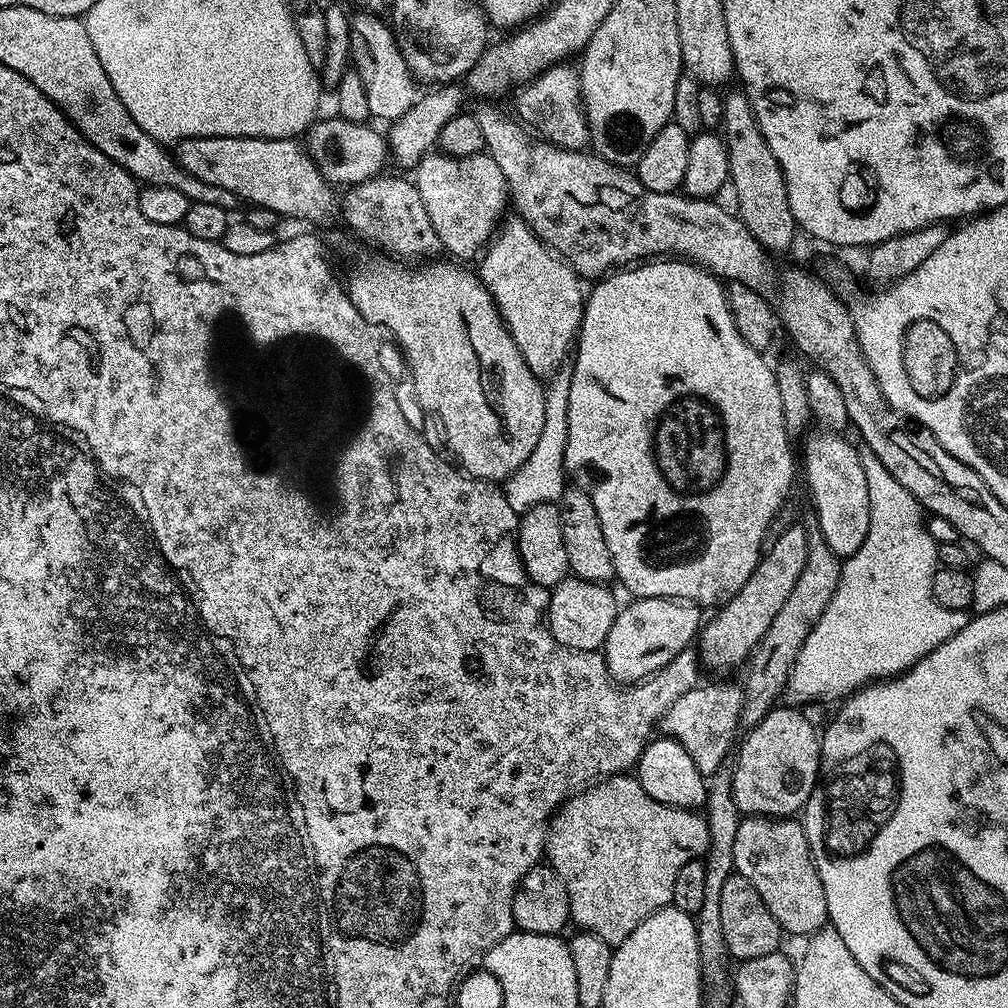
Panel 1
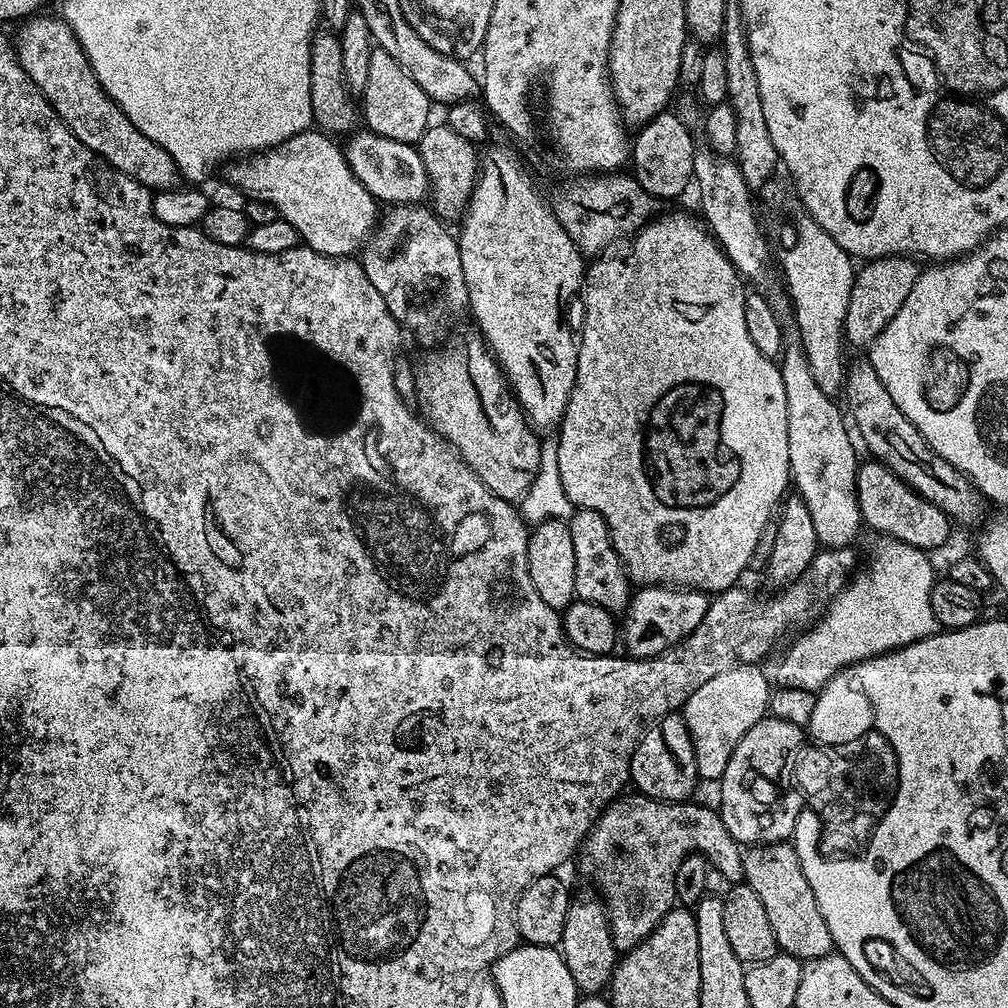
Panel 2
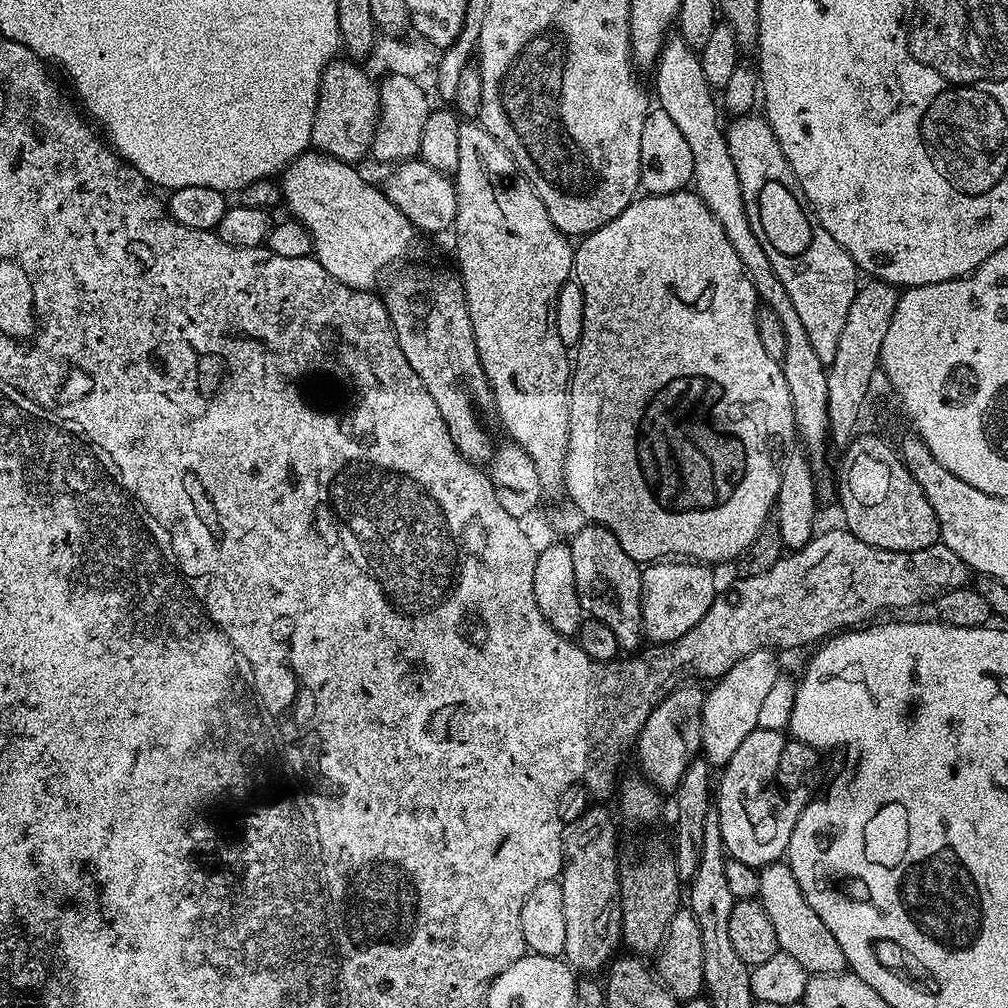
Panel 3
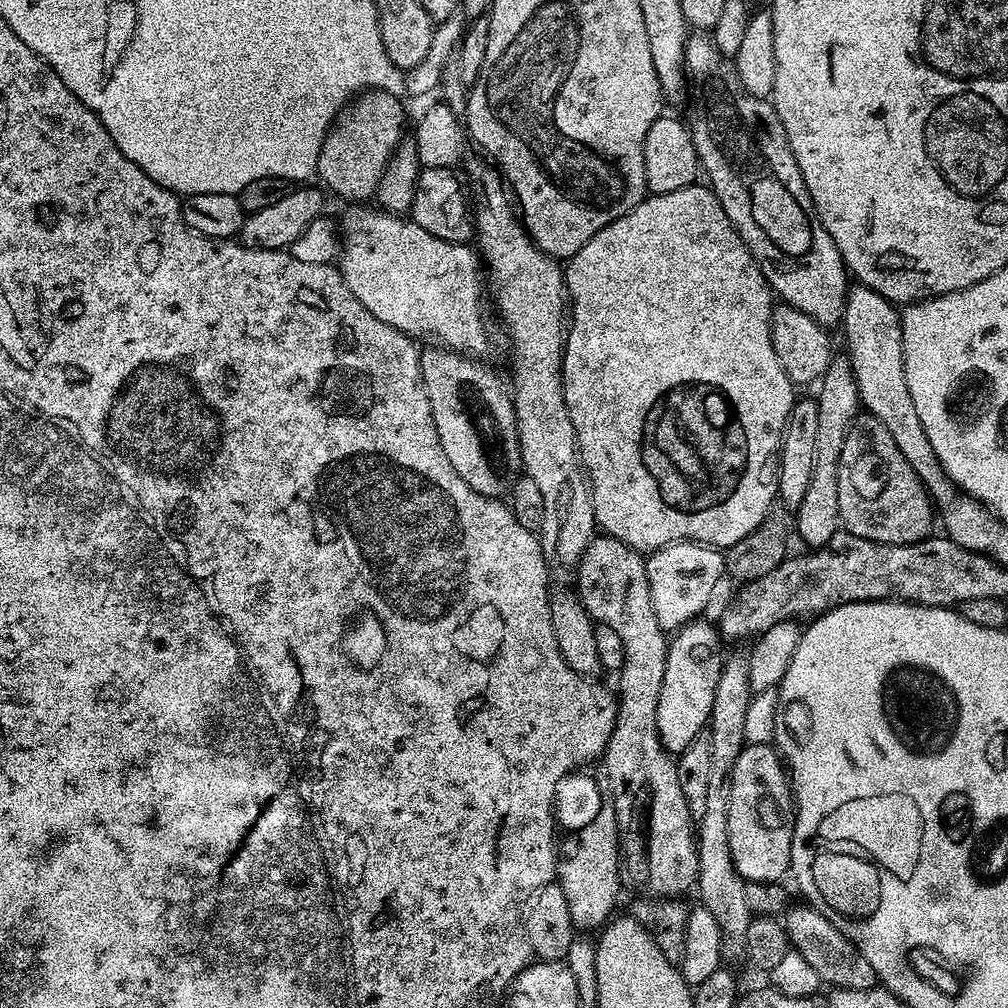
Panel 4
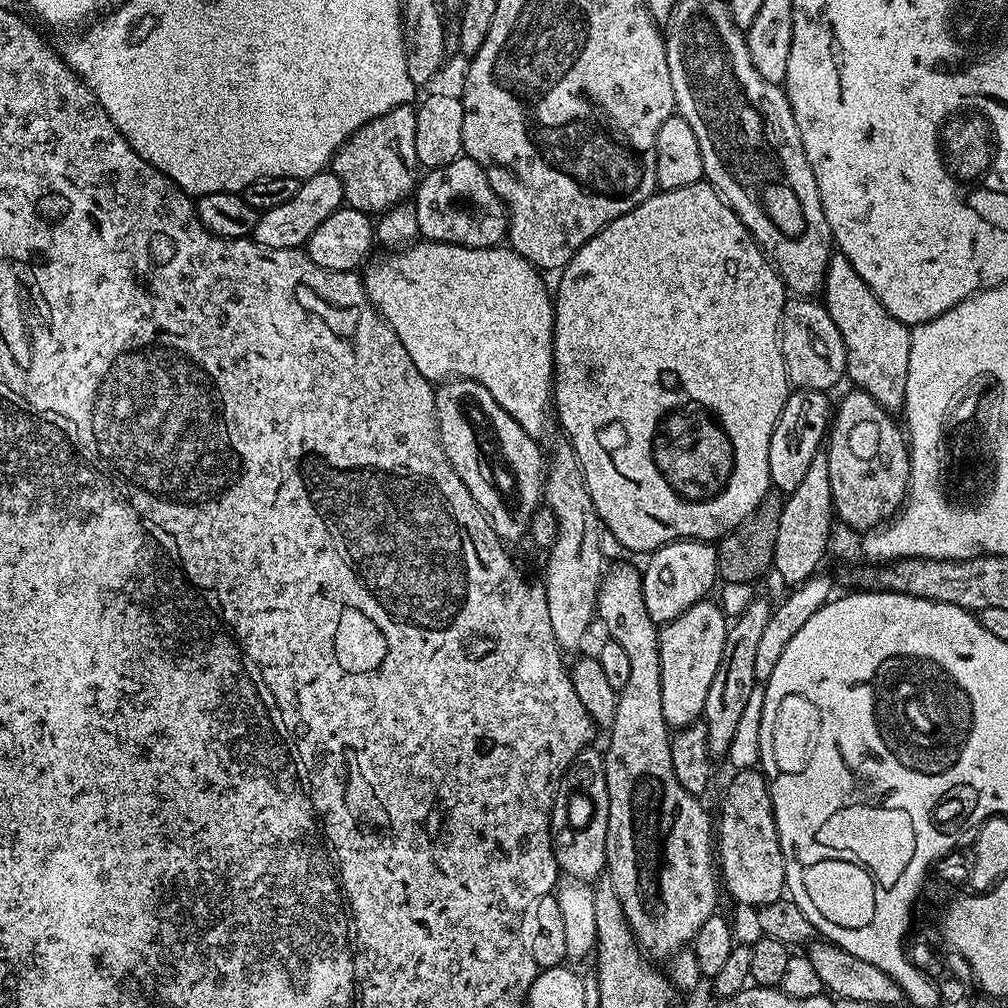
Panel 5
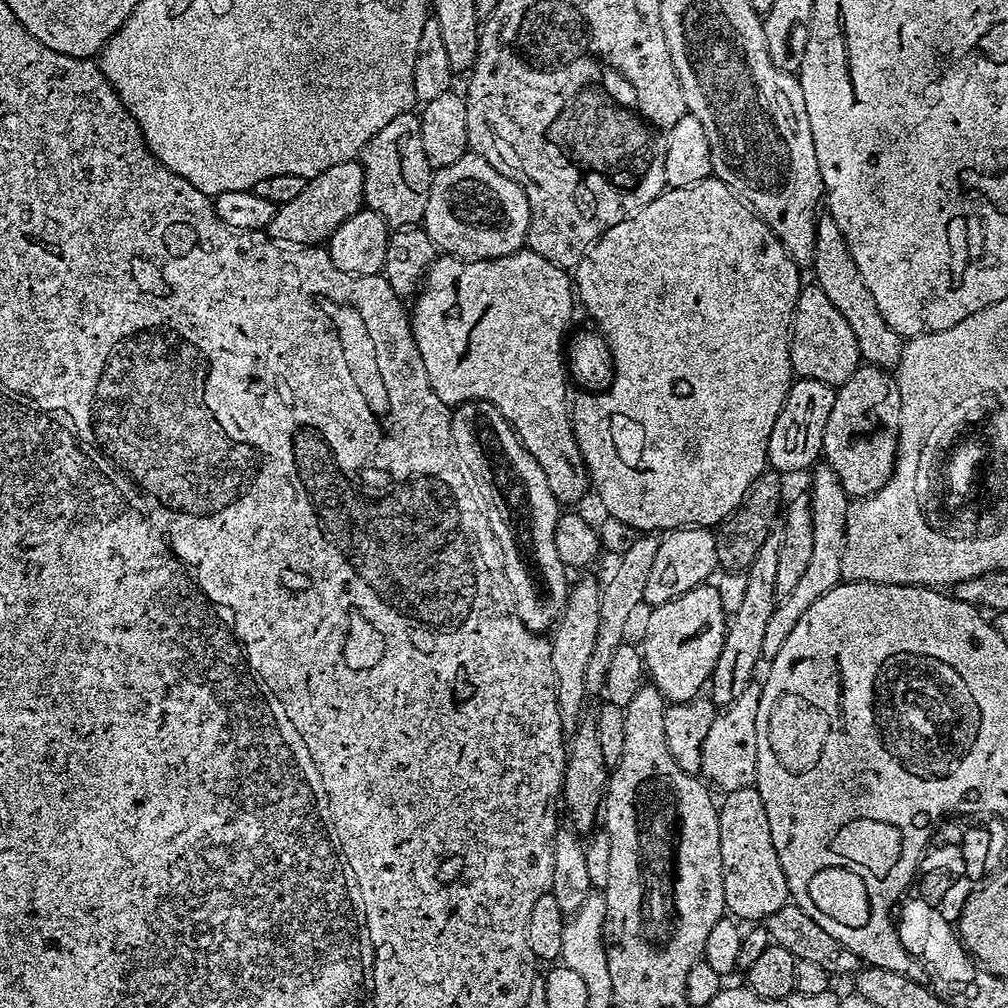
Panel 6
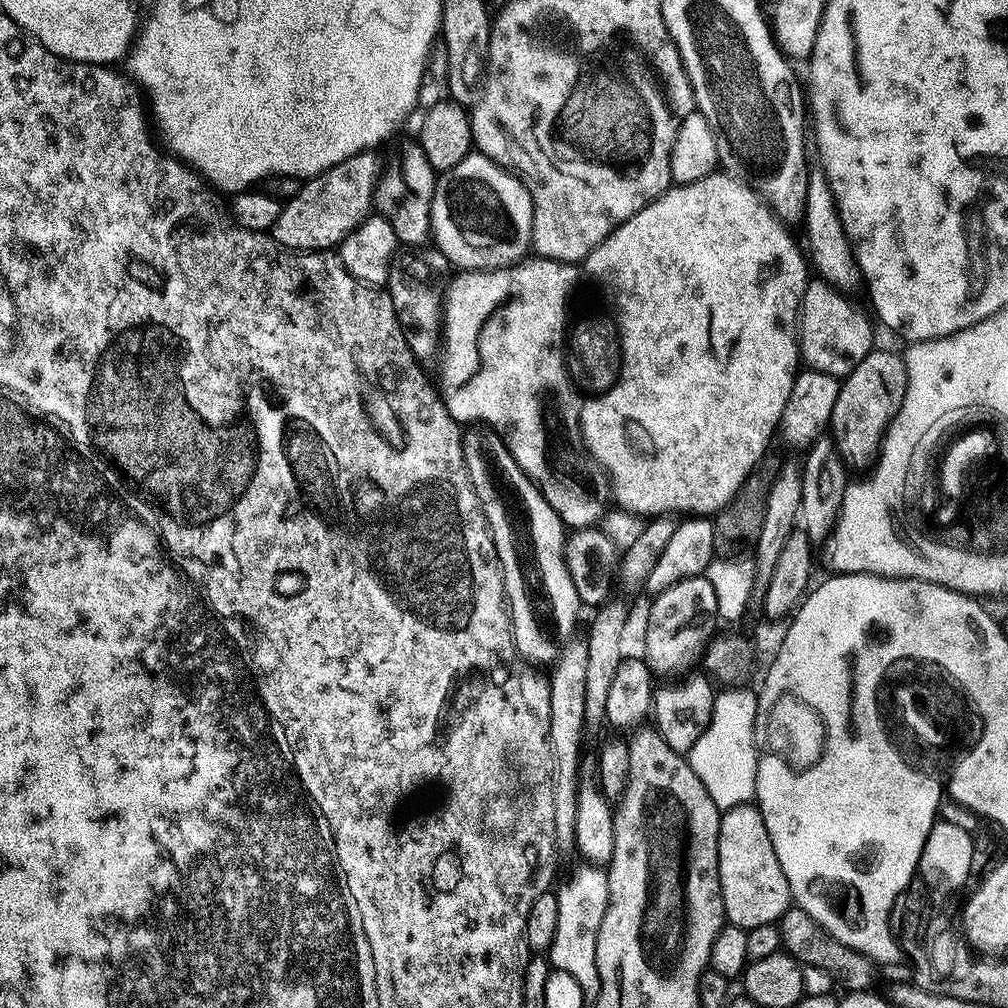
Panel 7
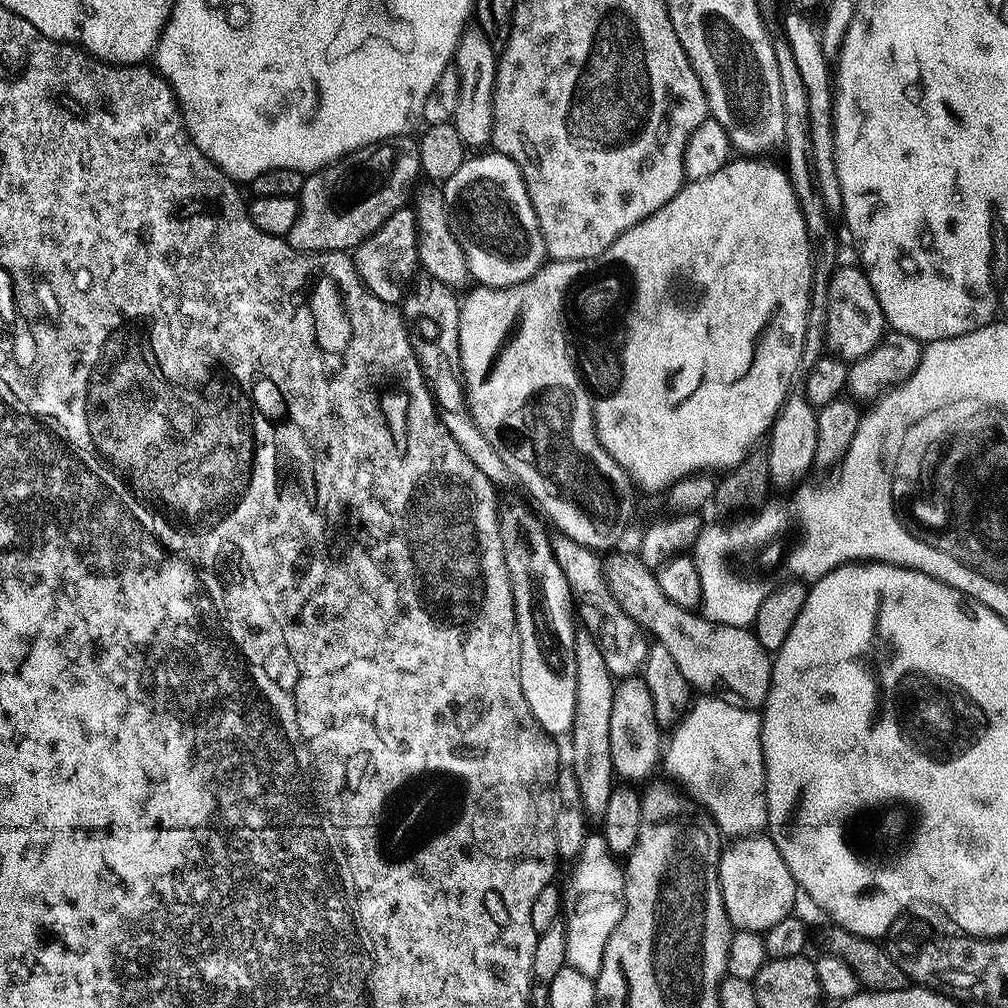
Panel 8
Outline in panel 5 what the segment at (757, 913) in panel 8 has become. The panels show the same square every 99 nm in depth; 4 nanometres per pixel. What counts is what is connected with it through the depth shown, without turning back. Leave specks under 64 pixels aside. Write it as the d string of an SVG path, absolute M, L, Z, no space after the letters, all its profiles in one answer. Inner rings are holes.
M742 768L724 792L724 805L718 816L718 872L722 884L740 904L761 906L785 895L784 855L774 822L768 781L756 768Z

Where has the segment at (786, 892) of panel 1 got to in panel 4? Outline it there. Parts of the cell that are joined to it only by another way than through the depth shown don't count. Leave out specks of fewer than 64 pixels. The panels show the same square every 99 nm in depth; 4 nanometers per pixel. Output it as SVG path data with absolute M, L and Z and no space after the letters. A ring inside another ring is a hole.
M807 906L801 908L789 907L783 913L782 923L784 932L788 935L791 951L802 954L814 971L820 975L825 985L832 984L833 989L849 988L850 990L866 990L877 987L876 971L869 961L862 959L855 944L847 940L826 917L818 914Z

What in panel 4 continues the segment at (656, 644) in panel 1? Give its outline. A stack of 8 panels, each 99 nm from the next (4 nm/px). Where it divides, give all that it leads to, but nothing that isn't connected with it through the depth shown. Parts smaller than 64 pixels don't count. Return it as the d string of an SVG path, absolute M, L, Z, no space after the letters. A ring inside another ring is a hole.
M680 540L658 548L647 557L644 565L650 586L650 606L654 608L654 618L665 633L672 634L691 624L712 600L716 583L725 579L724 552L707 544L697 544L694 540Z

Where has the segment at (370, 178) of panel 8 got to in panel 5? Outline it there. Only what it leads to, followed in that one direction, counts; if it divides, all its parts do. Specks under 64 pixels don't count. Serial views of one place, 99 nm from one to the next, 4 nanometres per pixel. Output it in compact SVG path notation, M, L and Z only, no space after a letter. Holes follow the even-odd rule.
M325 170L314 174L310 179L301 183L298 194L290 198L287 202L282 202L282 206L274 206L270 210L260 213L260 221L252 231L251 239L257 244L282 250L283 248L300 248L307 245L310 234L330 218L344 204L344 191L342 182L331 172Z

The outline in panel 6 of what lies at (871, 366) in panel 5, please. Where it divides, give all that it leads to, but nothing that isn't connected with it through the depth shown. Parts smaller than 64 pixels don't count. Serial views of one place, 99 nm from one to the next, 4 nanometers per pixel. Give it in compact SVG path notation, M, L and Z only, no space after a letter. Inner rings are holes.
M827 214L816 217L814 254L810 268L816 271L814 283L822 290L822 294L826 294L826 298L830 298L830 302L834 302L834 310L846 318L850 330L854 330L861 361L885 370L895 369L904 354L905 341L894 330L890 330L890 326L886 326L886 318L878 314L874 294L866 290L866 282L862 282L858 266L854 266L850 246L846 246L846 238L842 238L842 230L838 230L838 222L834 222L834 218Z

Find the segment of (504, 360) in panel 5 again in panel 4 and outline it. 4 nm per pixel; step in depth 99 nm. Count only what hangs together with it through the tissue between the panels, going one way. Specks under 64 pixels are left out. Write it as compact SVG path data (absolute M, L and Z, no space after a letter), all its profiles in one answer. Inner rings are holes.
M372 206L349 207L352 209L344 216L344 228L342 224L338 267L350 294L354 294L378 322L386 322L386 326L394 326L417 341L432 340L428 342L435 342L450 352L484 358L488 352L488 320L484 317L486 280L477 249L467 243L451 244L449 240L438 238L430 234L430 230L422 230L411 218L368 207Z

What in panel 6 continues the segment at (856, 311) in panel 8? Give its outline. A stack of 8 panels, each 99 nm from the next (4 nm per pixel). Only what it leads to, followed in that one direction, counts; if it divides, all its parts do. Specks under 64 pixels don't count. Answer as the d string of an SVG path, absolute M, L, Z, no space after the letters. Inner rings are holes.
M814 282L805 283L796 299L788 349L792 370L797 377L833 386L845 384L850 374L862 364L854 330L850 330L846 318L834 310L834 302L830 302Z

